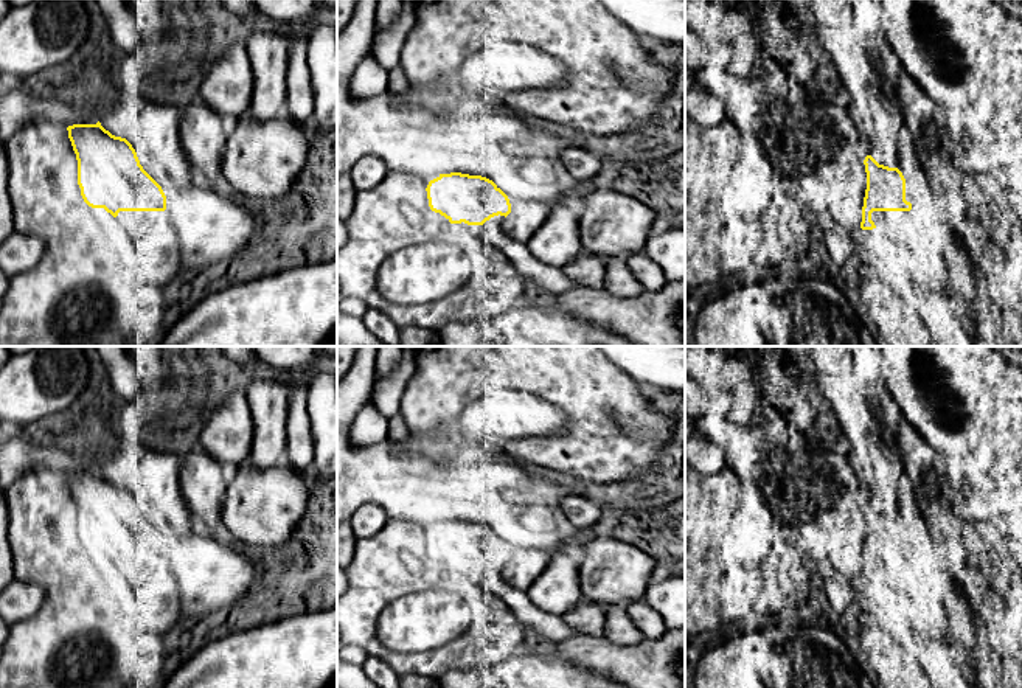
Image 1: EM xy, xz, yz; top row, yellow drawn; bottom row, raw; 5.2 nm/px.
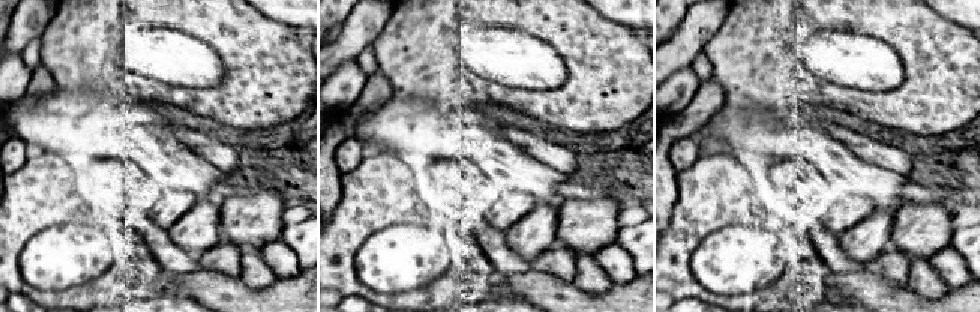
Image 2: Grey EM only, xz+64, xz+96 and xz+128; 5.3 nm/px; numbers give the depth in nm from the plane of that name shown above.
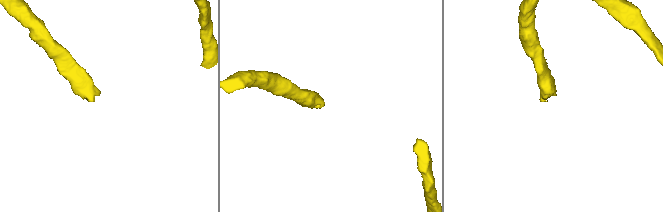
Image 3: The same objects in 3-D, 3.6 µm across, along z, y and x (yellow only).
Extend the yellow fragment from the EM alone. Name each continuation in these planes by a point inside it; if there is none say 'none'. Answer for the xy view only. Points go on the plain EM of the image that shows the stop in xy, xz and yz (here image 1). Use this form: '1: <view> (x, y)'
1: xy (152, 597)

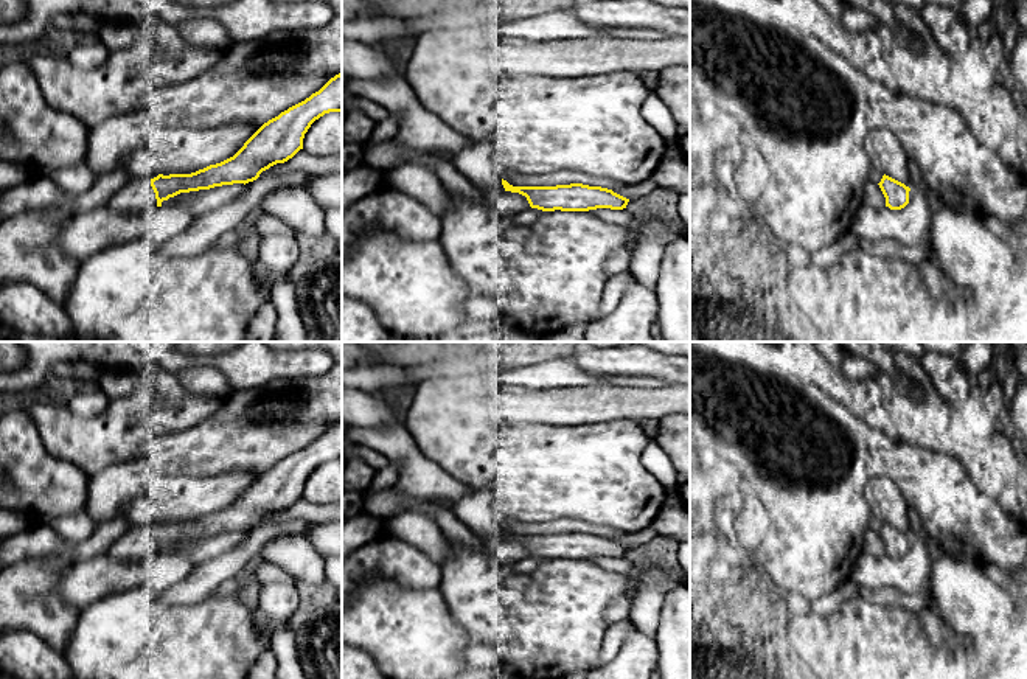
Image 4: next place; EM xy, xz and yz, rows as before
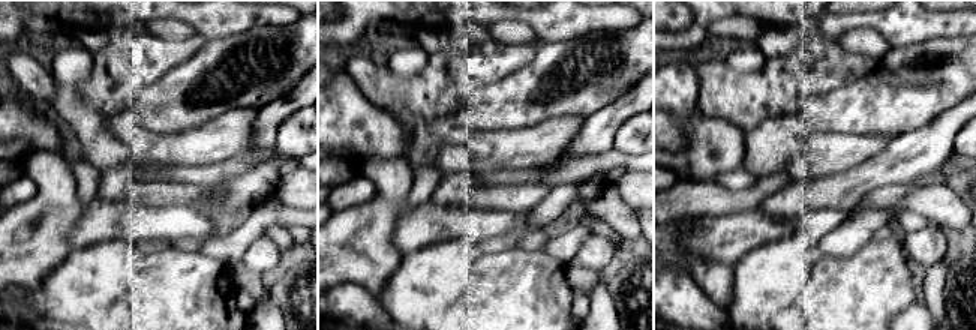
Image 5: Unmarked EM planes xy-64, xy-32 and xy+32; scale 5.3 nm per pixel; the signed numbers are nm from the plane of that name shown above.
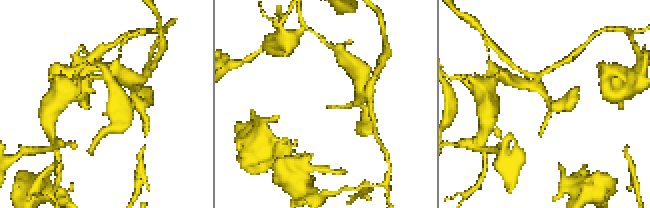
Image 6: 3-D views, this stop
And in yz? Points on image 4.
none

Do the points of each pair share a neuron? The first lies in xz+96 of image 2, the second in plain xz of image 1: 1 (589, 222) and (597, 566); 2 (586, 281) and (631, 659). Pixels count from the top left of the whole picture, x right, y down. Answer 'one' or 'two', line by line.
1: one
2: two

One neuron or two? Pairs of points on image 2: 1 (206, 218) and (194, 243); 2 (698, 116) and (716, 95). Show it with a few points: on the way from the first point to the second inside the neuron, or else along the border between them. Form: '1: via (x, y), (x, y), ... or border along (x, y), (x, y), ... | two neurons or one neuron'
1: via (200, 224), (194, 237) | one neuron
2: via (700, 111), (712, 99) | one neuron

